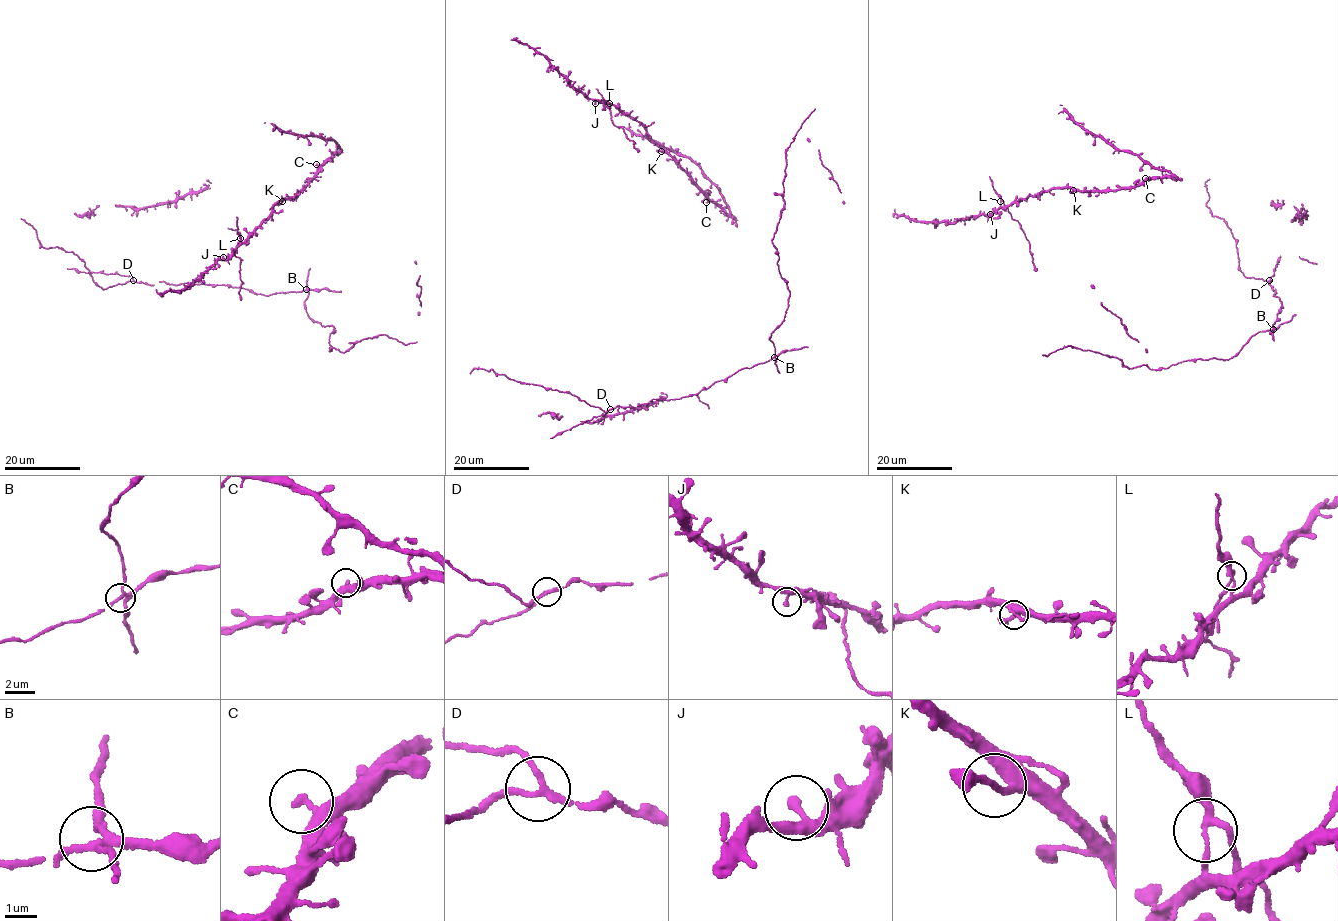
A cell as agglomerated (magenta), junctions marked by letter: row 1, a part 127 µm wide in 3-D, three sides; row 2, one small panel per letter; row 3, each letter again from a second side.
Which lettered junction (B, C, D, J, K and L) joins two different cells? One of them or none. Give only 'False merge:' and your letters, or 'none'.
False merge: L

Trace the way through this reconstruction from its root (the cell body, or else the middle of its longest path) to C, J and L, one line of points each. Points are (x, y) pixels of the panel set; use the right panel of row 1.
C: (1037, 271), (1030, 242), (1020, 224), (1000, 201), (1004, 207), (1053, 188), (1102, 192), (1134, 187), (1145, 178)
J: (1037, 271), (1030, 242), (1003, 201), (990, 214)
L: (1037, 271), (1030, 242), (1020, 224), (1000, 201)

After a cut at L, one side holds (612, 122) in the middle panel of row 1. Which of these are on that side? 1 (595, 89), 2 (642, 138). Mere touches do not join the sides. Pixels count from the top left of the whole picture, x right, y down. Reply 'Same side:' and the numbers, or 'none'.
Same side: 1

